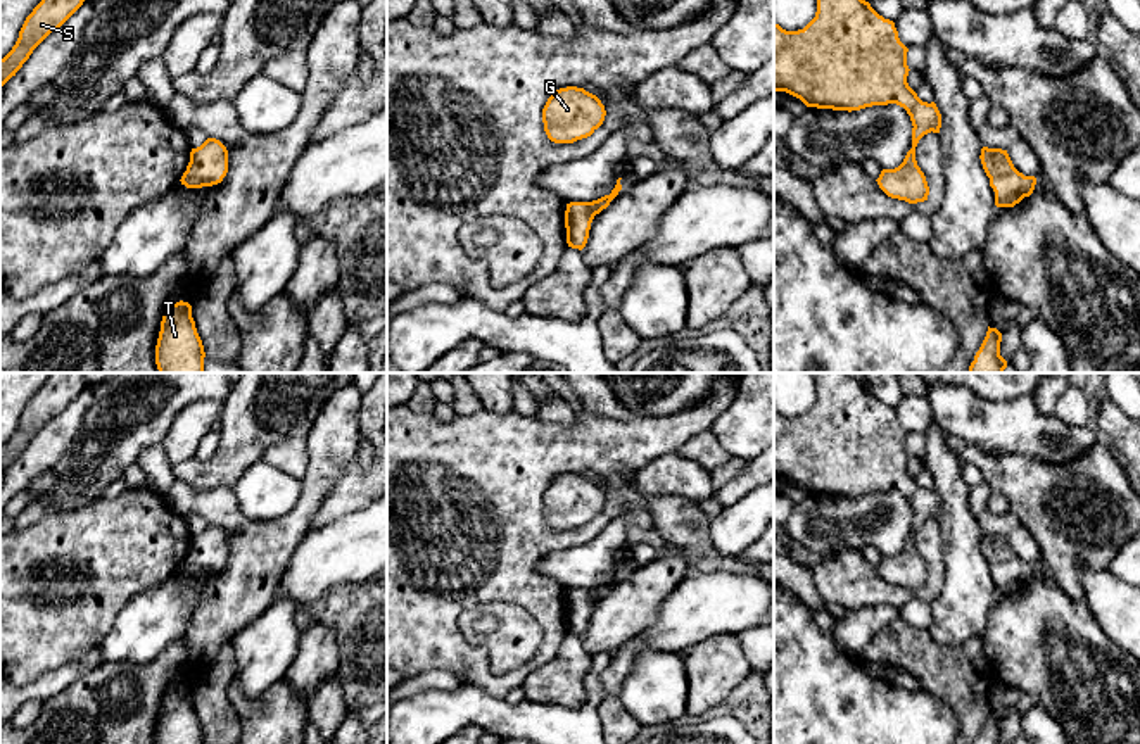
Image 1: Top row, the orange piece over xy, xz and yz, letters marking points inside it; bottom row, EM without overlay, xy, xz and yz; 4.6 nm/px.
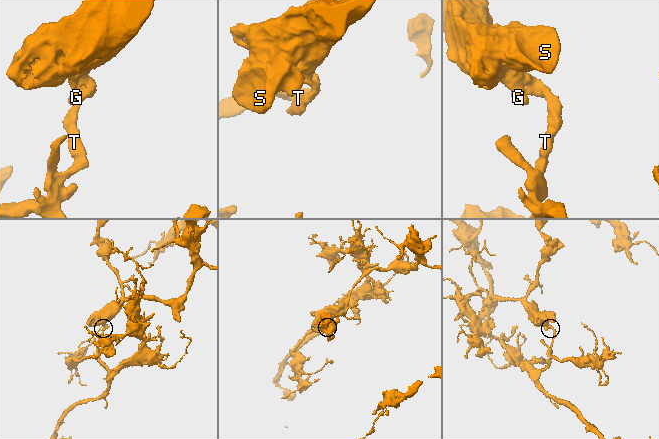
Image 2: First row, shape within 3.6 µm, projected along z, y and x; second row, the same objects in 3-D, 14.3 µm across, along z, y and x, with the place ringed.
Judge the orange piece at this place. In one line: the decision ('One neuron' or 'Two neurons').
Two neurons

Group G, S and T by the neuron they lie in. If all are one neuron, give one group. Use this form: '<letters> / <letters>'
G S / T

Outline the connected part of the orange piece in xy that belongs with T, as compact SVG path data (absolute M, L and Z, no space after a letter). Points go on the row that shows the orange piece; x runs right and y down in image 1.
M188 302L171 304L162 312L155 345L159 373L204 373L204 345Z

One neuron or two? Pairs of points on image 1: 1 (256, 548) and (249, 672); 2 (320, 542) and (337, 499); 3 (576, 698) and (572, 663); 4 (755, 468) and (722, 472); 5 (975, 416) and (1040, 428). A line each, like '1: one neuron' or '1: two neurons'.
1: two neurons
2: two neurons
3: one neuron
4: two neurons
5: one neuron

